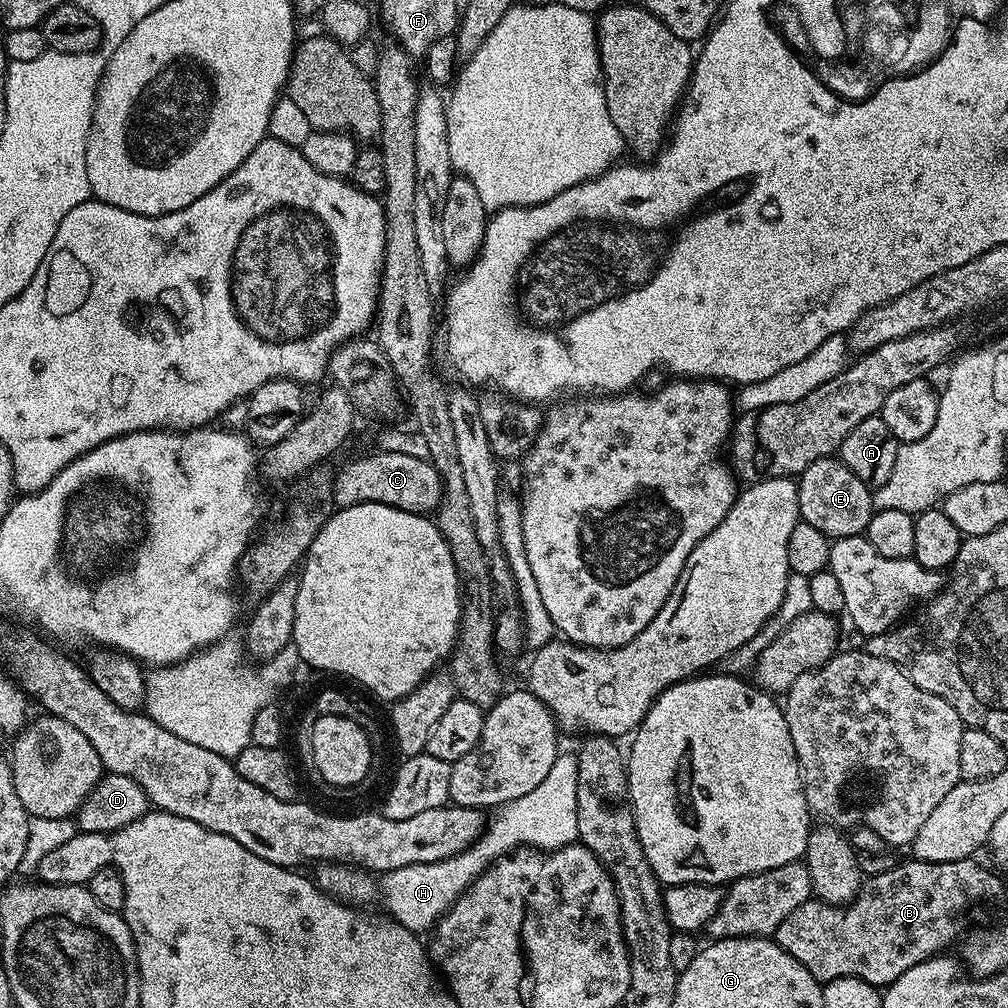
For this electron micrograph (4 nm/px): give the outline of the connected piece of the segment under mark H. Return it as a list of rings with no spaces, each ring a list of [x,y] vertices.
[[[560,754],[550,768],[550,772],[543,778],[534,790],[518,798],[516,801],[510,801],[508,804],[502,804],[491,813],[487,821],[484,833],[479,836],[466,851],[454,854],[442,862],[430,862],[429,864],[411,864],[402,866],[398,870],[390,870],[383,873],[378,880],[378,896],[386,907],[387,915],[393,920],[398,921],[406,930],[417,934],[424,934],[435,925],[436,921],[448,911],[448,908],[455,903],[462,893],[465,892],[473,880],[484,873],[486,869],[495,860],[501,860],[502,857],[510,852],[515,852],[518,848],[534,847],[541,850],[551,850],[561,848],[567,844],[575,844],[578,840],[578,814],[576,813],[576,803],[578,802],[578,762],[575,755]]]

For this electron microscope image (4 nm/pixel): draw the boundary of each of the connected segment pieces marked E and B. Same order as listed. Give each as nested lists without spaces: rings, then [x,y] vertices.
[[[836,456],[818,458],[801,472],[796,486],[801,521],[830,538],[858,536],[867,533],[874,511],[874,492]]]
[[[908,858],[905,864],[896,862],[885,873],[867,877],[859,894],[849,904],[826,904],[823,900],[813,898],[798,906],[798,910],[790,913],[782,926],[776,928],[774,939],[782,946],[782,950],[798,958],[798,962],[802,962],[802,966],[806,966],[806,970],[810,970],[810,974],[814,974],[818,981],[862,978],[862,982],[877,986],[890,985],[906,974],[910,966],[918,966],[918,962],[941,955],[956,939],[959,941],[960,919],[967,908],[984,904],[1003,894],[1004,884],[999,880],[1001,877],[991,867],[983,868],[978,861],[969,858],[958,862],[922,862]]]

